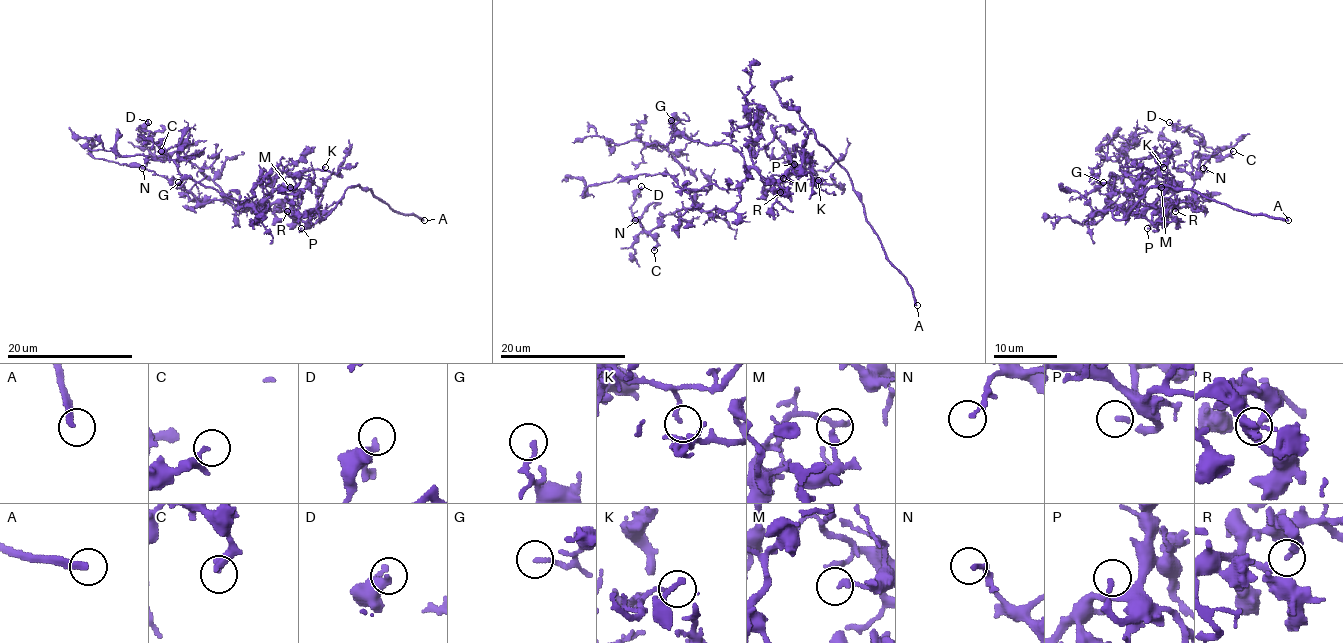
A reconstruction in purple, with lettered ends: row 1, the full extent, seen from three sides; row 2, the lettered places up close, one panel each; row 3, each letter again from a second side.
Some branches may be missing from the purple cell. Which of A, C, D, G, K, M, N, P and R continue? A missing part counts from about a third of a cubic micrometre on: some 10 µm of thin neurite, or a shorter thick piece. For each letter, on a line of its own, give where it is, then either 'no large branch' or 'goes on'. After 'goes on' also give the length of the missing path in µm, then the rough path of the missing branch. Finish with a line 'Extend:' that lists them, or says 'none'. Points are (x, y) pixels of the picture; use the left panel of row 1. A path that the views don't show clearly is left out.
A: place (424, 220); goes on; missing 100 µm
C: place (161, 151); no large branch
D: place (148, 122); no large branch
G: place (178, 182); no large branch
K: place (325, 167); no large branch
M: place (290, 187); no large branch
N: place (142, 168); no large branch
P: place (301, 228); goes on; missing 15 µm
R: place (287, 211); no large branch
Extend: A, P

